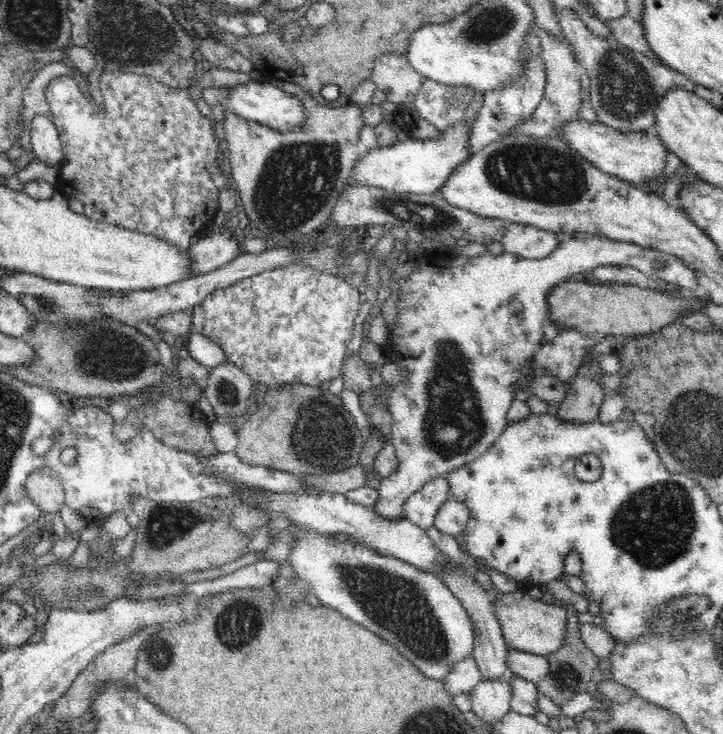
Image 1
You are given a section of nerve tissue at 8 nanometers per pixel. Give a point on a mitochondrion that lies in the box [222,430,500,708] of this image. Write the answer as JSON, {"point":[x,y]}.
{"point":[391,601]}

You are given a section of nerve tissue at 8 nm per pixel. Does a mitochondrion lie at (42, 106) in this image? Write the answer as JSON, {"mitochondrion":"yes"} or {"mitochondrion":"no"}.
{"mitochondrion":"no"}

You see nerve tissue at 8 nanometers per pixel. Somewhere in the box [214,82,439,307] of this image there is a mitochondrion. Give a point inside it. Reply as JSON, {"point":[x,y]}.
{"point":[297,181]}

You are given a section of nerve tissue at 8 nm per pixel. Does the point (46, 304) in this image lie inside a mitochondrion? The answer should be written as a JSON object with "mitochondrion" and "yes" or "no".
{"mitochondrion":"yes"}

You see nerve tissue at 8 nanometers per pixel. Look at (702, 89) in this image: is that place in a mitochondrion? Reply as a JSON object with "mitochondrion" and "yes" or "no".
{"mitochondrion":"no"}

